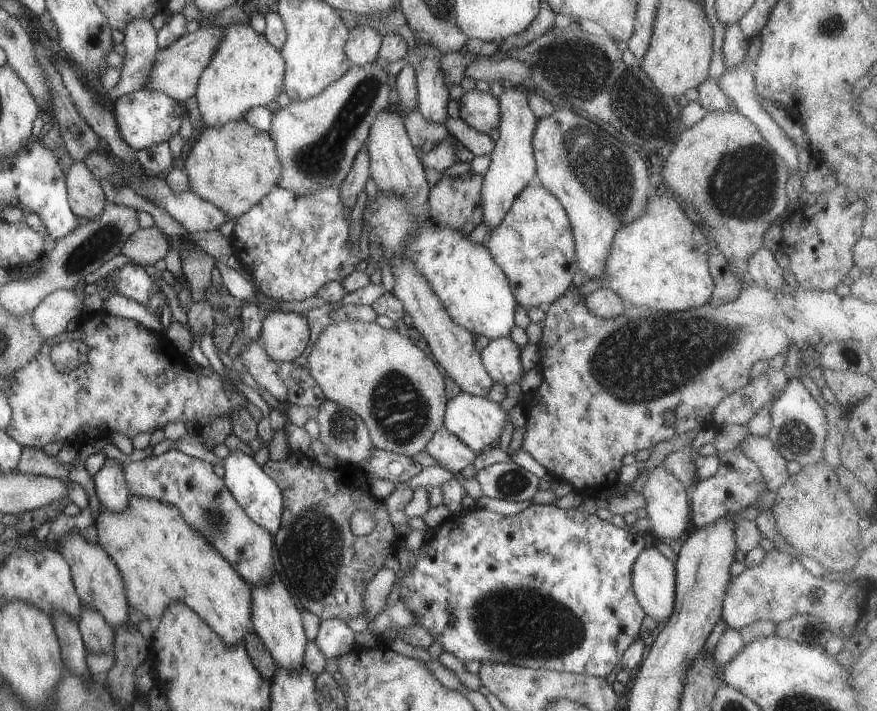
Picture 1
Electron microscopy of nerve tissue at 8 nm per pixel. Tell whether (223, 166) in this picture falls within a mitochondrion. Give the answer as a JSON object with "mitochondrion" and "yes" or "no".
{"mitochondrion":"no"}

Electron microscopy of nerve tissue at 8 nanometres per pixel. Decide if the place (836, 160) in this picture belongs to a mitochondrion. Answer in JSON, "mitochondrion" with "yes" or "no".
{"mitochondrion":"no"}

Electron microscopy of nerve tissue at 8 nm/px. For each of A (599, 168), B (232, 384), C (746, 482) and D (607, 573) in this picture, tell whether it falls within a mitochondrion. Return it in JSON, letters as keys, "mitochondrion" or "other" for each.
{"A":"mitochondrion","B":"other","C":"mitochondrion","D":"other"}

